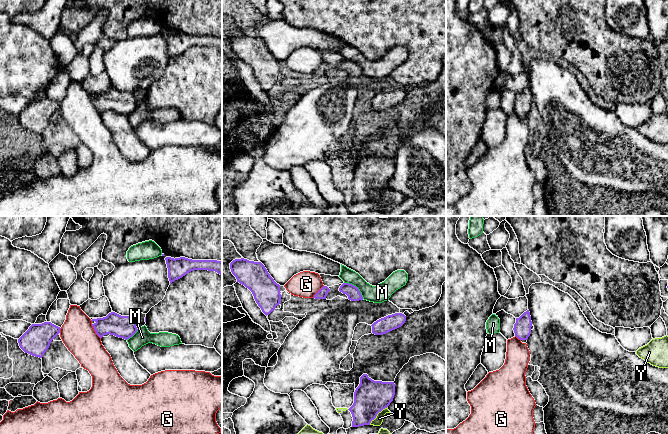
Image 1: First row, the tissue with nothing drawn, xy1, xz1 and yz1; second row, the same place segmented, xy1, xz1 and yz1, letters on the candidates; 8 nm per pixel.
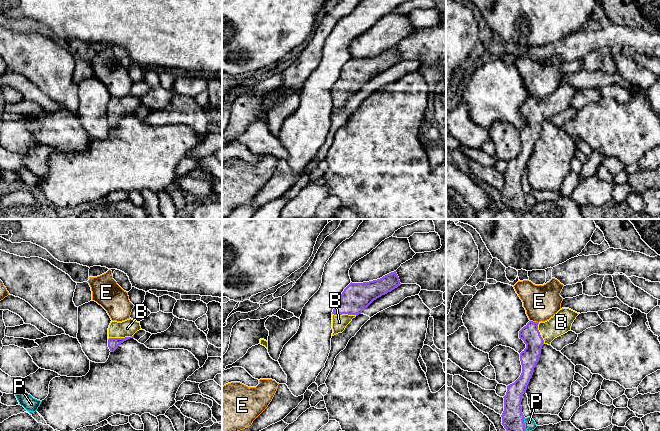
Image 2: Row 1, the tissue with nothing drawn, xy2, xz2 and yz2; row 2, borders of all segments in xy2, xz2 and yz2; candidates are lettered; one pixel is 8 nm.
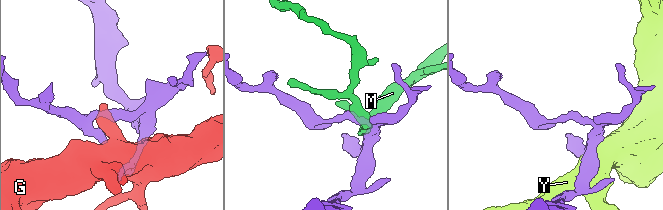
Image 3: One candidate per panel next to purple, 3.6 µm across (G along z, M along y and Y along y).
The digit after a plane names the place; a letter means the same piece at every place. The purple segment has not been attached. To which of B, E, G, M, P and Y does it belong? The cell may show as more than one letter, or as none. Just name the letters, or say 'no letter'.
B

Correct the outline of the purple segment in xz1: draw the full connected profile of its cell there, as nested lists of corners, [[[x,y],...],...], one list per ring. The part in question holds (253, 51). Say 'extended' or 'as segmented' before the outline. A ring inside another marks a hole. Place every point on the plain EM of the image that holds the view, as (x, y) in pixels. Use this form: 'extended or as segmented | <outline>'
as segmented | [[[235,35],[230,39],[230,45],[237,58],[252,68],[256,79],[266,92],[280,80],[280,61],[274,57],[261,38]]]

